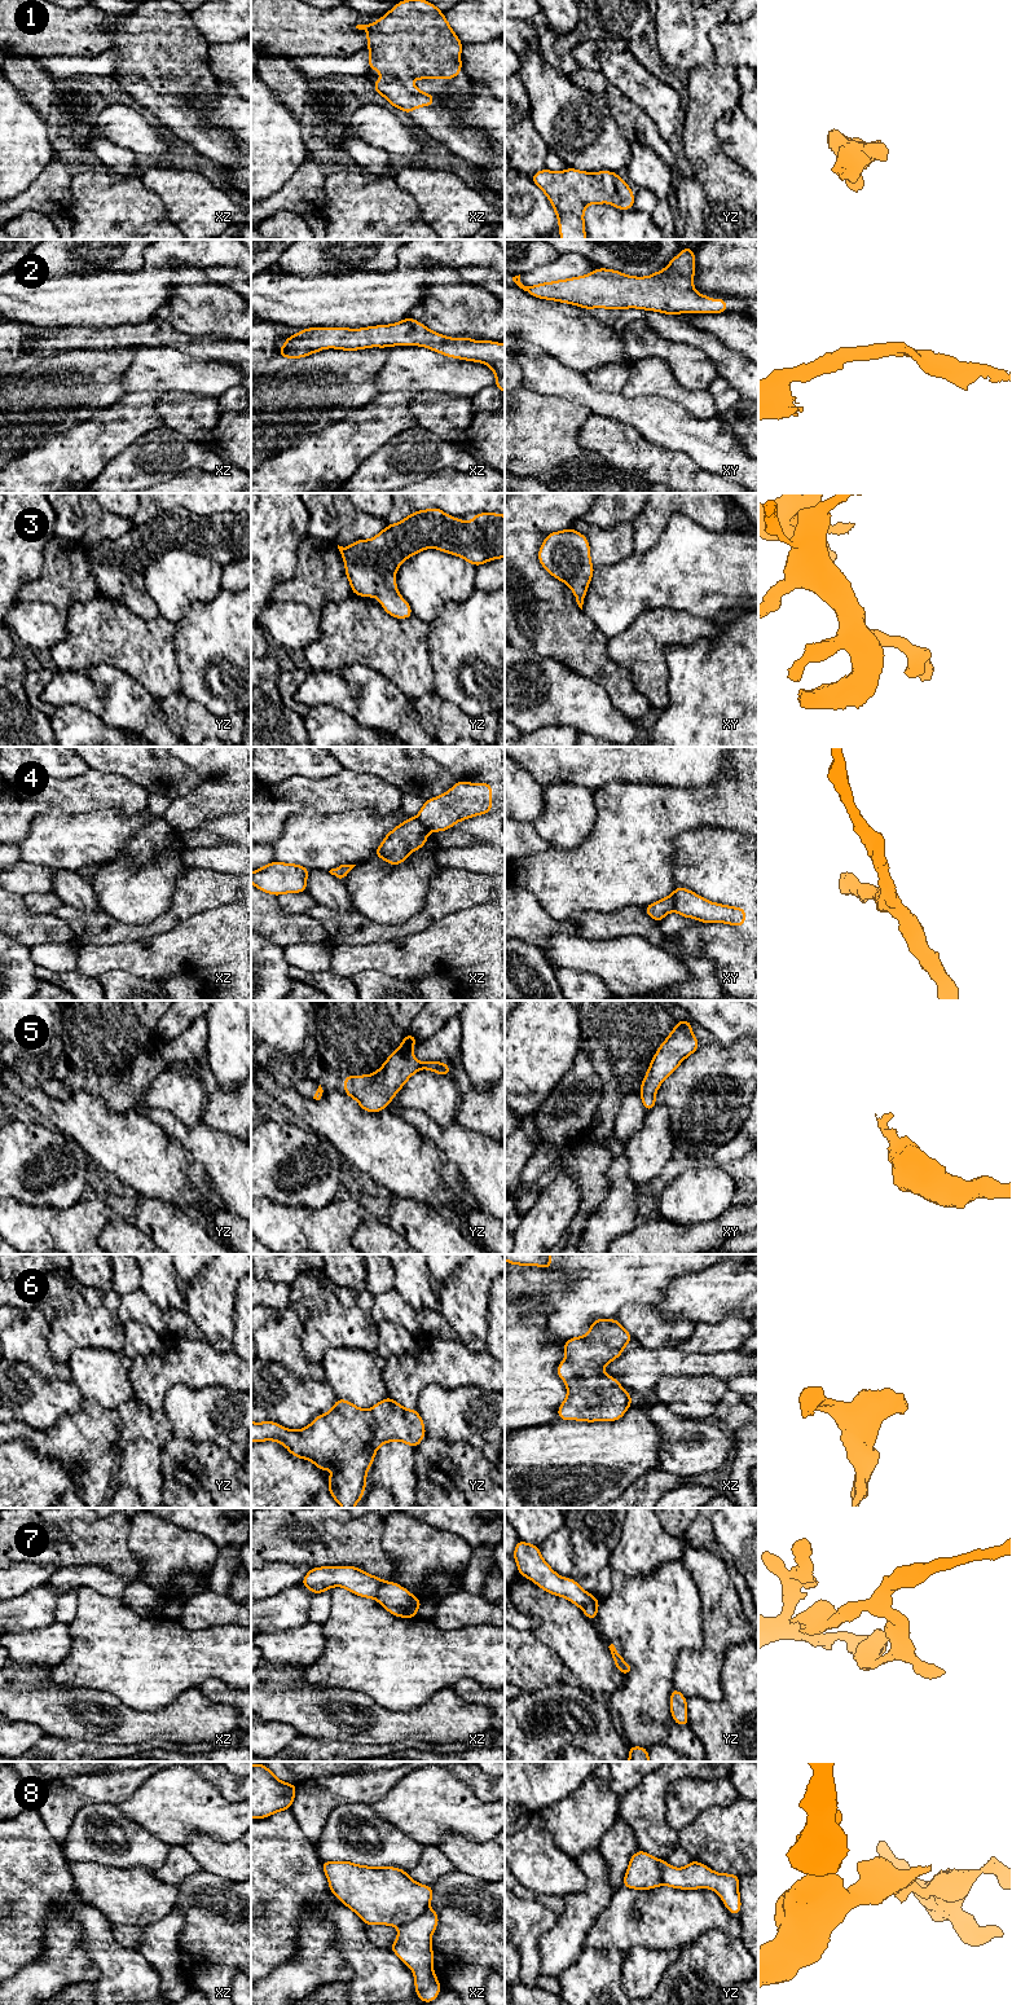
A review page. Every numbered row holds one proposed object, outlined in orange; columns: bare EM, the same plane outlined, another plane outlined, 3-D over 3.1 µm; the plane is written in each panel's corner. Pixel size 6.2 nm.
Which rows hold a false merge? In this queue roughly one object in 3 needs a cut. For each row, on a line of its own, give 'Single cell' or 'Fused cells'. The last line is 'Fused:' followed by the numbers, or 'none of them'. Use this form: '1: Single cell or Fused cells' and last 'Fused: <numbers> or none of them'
1: Single cell
2: Single cell
3: Single cell
4: Fused cells
5: Single cell
6: Single cell
7: Fused cells
8: Fused cells
Fused: 4, 7, 8

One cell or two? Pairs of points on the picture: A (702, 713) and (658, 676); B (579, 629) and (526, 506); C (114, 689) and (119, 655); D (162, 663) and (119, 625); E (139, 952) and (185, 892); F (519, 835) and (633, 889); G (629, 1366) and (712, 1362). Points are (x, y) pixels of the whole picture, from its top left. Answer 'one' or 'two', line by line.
A: two
B: one
C: two
D: one
E: two
F: two
G: one

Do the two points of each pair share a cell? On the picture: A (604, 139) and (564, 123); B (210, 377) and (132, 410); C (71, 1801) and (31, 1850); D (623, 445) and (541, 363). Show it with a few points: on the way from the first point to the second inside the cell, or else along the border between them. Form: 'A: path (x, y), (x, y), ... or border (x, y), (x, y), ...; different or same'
A: path (594, 139), (589, 139), (575, 124); same
B: border (127, 392), (162, 392); different
C: border (39, 1815), (47, 1830), (60, 1843); different
D: border (592, 413), (621, 422); different

